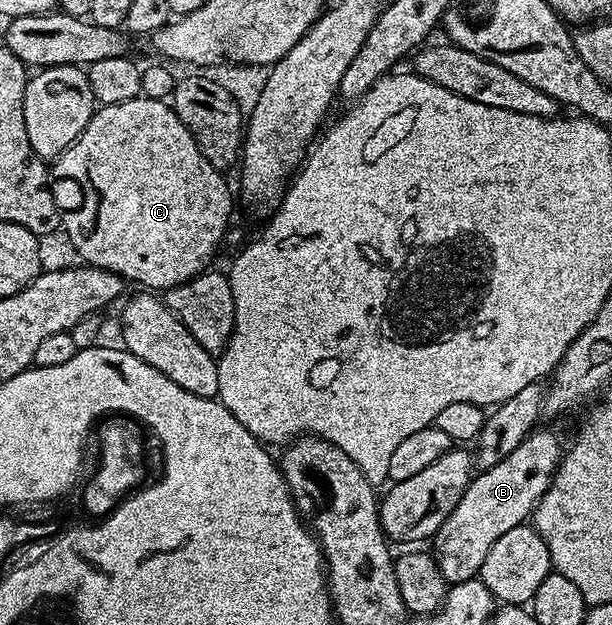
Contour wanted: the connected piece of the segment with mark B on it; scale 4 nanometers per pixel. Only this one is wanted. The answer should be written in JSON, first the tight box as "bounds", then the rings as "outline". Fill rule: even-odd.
{"bounds":[432,430,564,584],"outline":[[[542,430],[531,431],[528,438],[520,441],[520,445],[516,445],[516,449],[512,449],[512,453],[508,453],[508,457],[504,457],[504,461],[492,465],[492,469],[478,471],[470,480],[468,489],[464,489],[464,497],[460,497],[456,509],[452,509],[452,513],[448,513],[444,525],[440,525],[440,529],[432,540],[432,554],[436,565],[440,565],[440,573],[444,573],[447,584],[463,583],[475,578],[481,572],[484,557],[488,557],[490,546],[496,541],[500,541],[500,537],[504,537],[504,533],[508,533],[508,529],[523,526],[533,516],[534,510],[538,508],[540,497],[544,497],[548,485],[554,480],[558,462],[562,460],[564,454],[564,443],[562,447],[557,433]]]}

